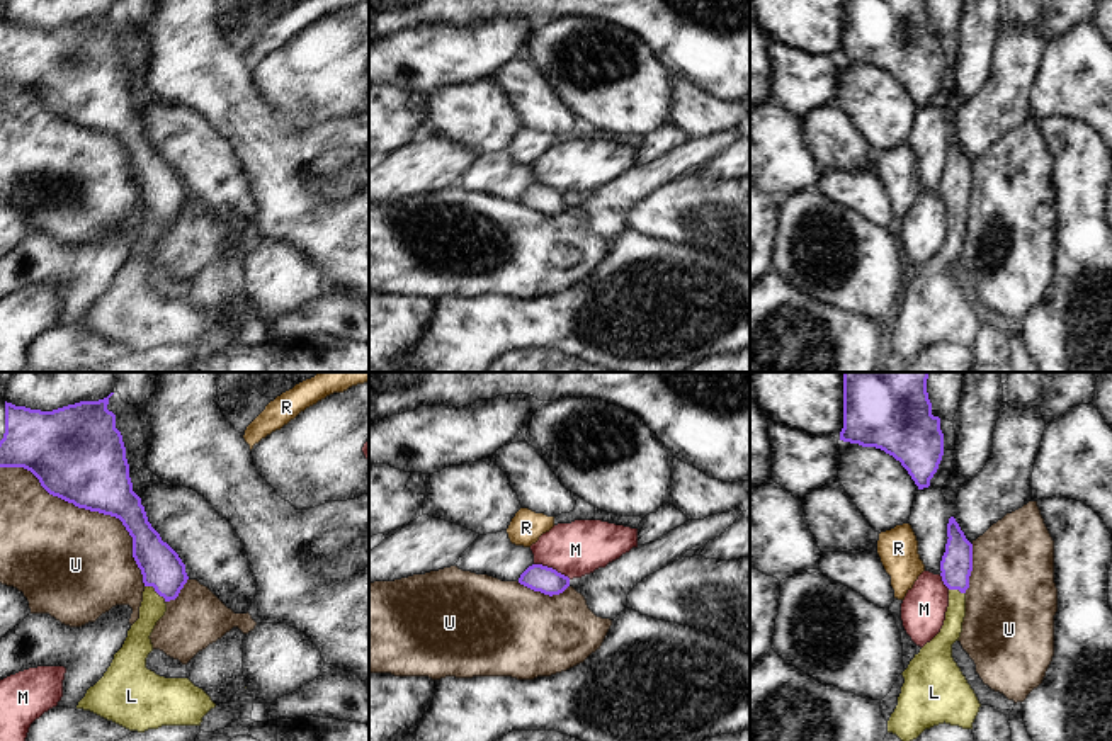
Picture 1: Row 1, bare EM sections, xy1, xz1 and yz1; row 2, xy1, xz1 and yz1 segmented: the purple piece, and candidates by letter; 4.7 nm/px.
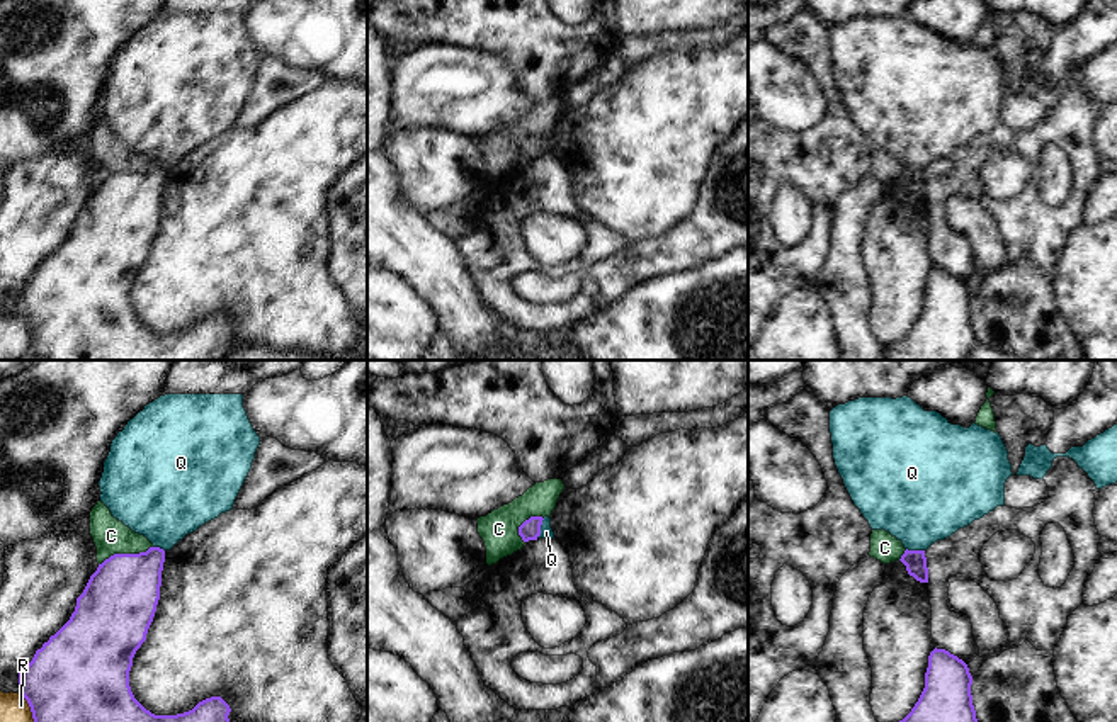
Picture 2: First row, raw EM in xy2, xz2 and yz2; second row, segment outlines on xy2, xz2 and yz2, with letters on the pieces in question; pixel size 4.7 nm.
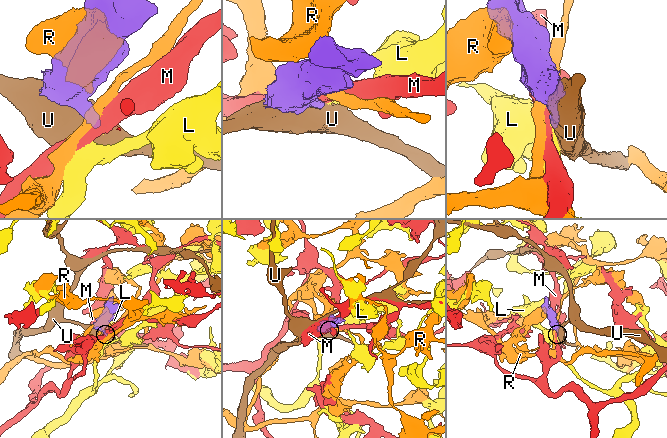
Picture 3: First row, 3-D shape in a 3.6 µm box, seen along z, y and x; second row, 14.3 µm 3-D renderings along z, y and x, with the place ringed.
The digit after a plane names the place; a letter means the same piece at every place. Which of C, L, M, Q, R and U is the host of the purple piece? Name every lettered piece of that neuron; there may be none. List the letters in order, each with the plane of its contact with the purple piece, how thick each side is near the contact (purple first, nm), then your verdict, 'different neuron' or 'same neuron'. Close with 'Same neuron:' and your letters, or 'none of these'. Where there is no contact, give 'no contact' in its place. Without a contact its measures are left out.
C: xy2 | 360/160 nm | different neuron
L: xy1 | 200/120 nm | same neuron
M: xz1 | 130/260 nm | different neuron
Q: xz2 | 100/60 nm | different neuron
R: xy2 | 500/160 nm | different neuron
U: xy1 | 420/500 nm | different neuron
Same neuron: L

